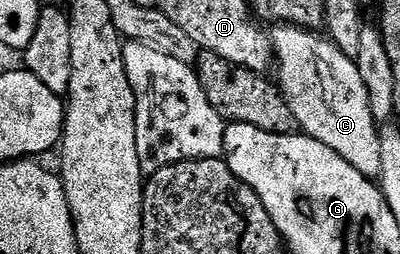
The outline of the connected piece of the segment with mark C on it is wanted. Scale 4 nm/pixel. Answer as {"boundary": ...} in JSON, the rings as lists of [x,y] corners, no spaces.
{"boundary":[[[282,24],[274,29],[271,43],[276,79],[287,106],[291,106],[291,114],[295,114],[298,129],[312,140],[335,150],[339,158],[351,162],[359,174],[376,181],[381,169],[381,134],[379,123],[372,116],[367,87],[359,74],[356,59],[316,31],[298,28],[296,24]]]}

